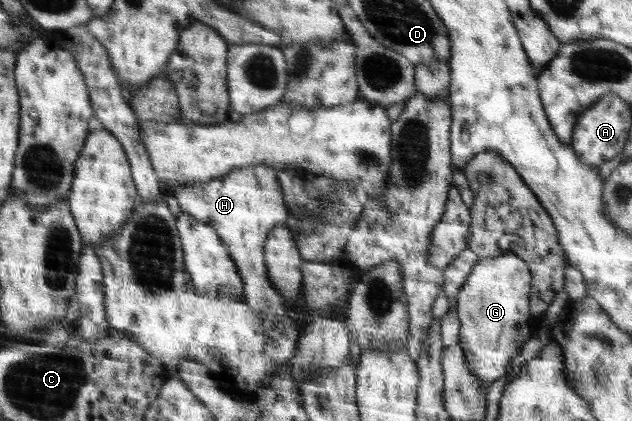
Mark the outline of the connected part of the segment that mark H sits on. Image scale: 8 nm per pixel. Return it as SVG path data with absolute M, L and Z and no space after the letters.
M267 165L236 167L227 175L210 179L188 188L175 188L171 191L178 199L181 212L211 224L215 232L230 249L231 257L239 267L244 284L244 303L256 311L272 311L286 315L283 300L273 288L267 276L266 236L270 236L272 226L286 221L288 208L284 206L283 187L279 183L278 172Z

